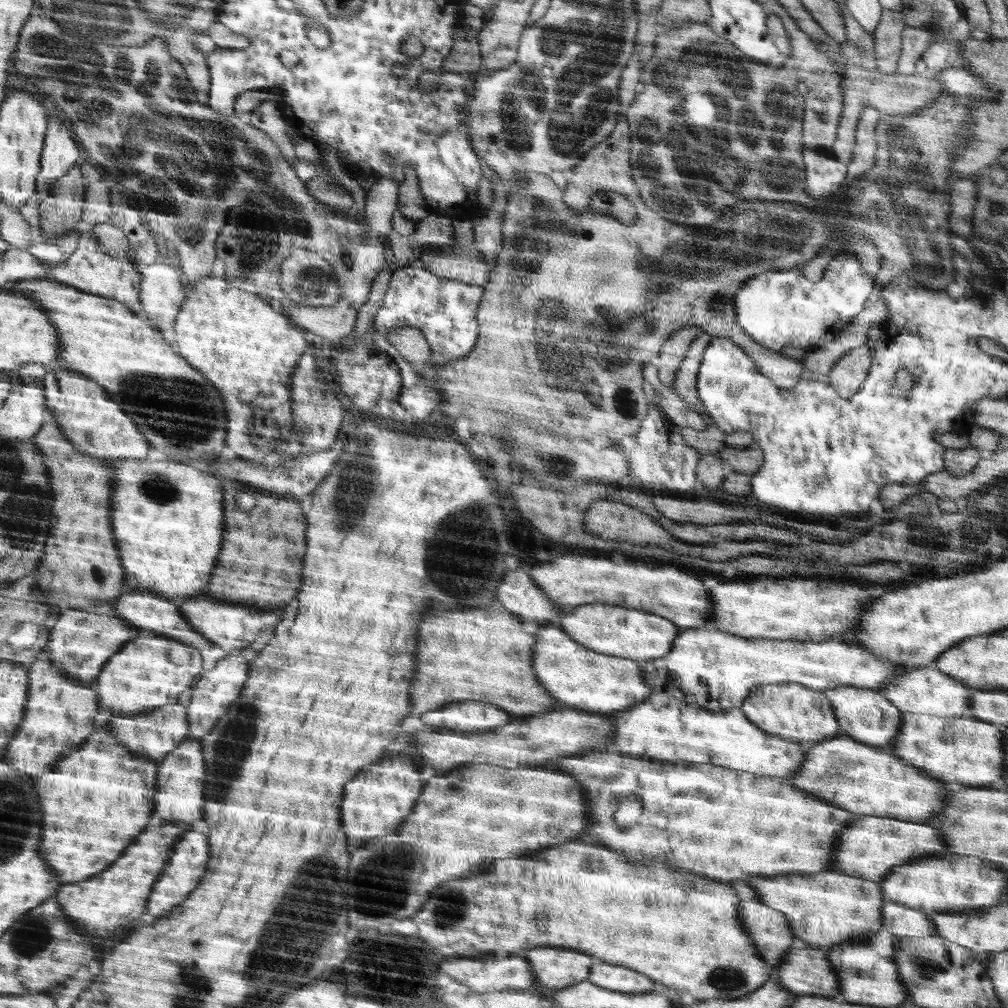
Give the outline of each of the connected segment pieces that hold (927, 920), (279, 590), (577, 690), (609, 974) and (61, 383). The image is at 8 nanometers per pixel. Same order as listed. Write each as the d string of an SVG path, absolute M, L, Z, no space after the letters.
M887 901L883 904L884 929L890 930L896 937L936 936L937 930L930 916L917 909Z
M232 479L232 522L230 504L227 504L228 540L224 542L224 556L220 556L220 568L216 568L212 588L208 588L208 596L232 604L248 604L248 608L252 609L256 594L262 602L262 610L272 611L276 604L294 599L302 586L306 518L300 510L300 504L294 502L294 496L281 496L275 493L258 492L254 494L254 508L242 509L236 504L236 491L239 485L240 481Z
M538 623L536 636L538 642L534 644L532 665L540 683L563 708L608 714L626 711L652 694L639 661L594 652L557 625Z
M606 962L596 964L596 968L592 968L587 979L592 981L592 984L616 992L648 992L655 987L654 982L642 972L624 968L622 964L606 964Z
M59 367L47 373L45 380L50 414L59 420L76 448L90 456L114 461L148 458L154 449L151 441L103 384L80 372Z

